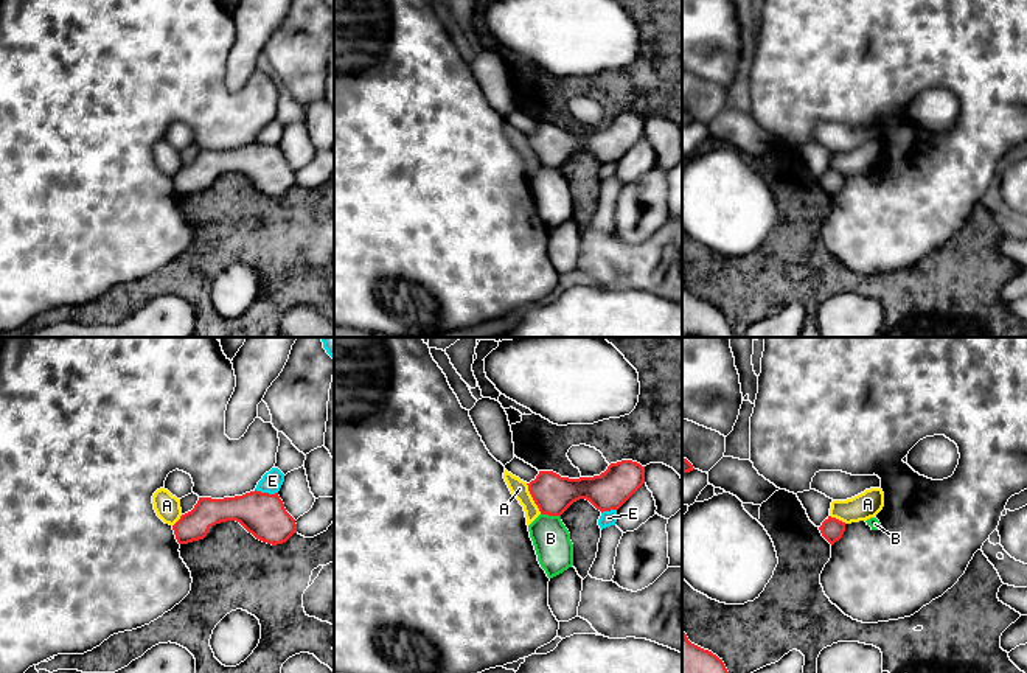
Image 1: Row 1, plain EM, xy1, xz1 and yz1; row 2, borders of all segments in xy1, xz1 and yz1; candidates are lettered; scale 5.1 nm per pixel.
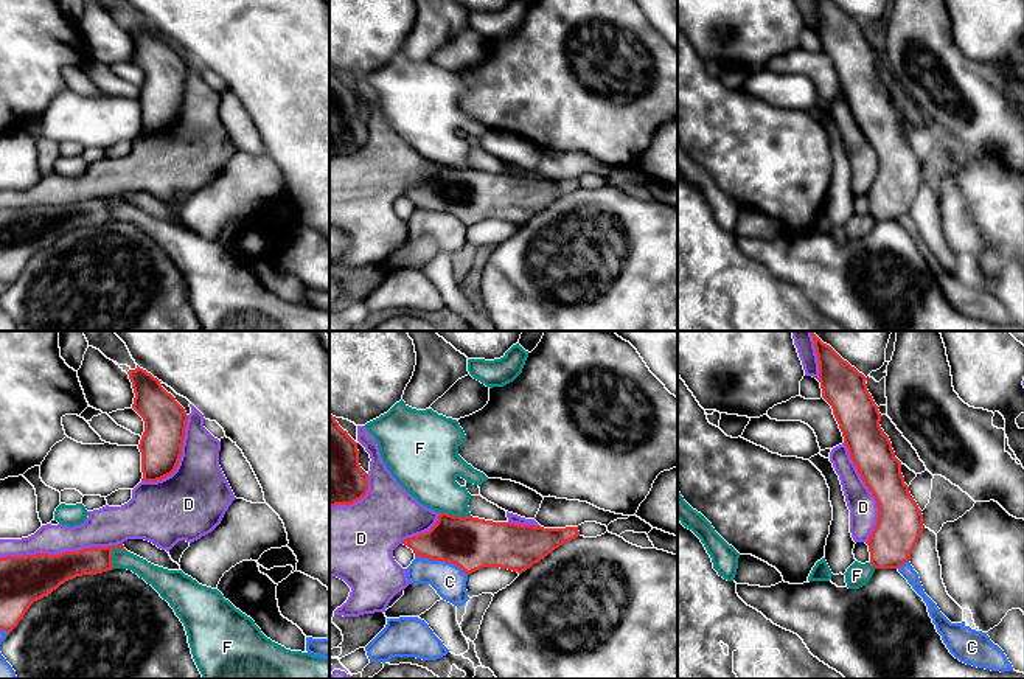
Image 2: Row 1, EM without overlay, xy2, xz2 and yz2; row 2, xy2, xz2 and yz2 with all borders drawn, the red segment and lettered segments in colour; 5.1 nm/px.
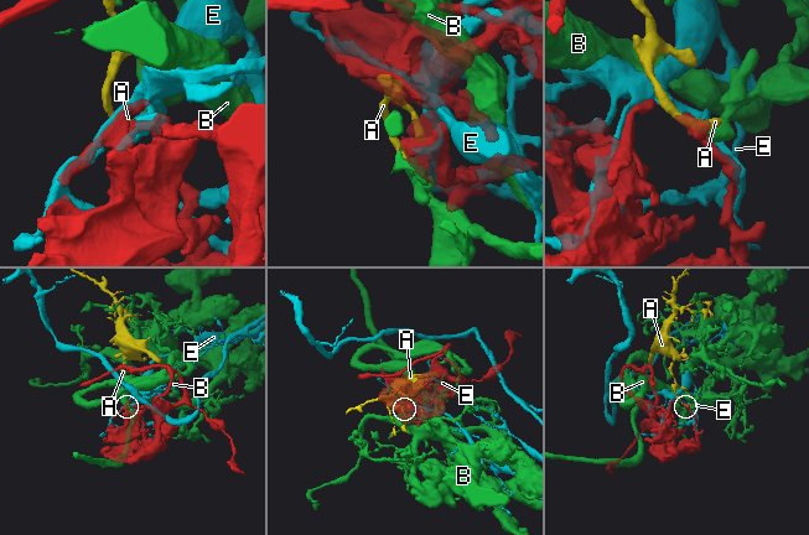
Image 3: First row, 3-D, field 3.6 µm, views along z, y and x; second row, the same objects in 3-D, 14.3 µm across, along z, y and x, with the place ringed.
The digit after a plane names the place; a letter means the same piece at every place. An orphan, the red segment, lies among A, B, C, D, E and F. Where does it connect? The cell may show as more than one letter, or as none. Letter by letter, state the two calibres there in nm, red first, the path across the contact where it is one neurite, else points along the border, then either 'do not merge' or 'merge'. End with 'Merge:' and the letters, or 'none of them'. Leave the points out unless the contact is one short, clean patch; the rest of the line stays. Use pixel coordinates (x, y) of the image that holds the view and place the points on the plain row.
A: 200/90 nm | along xz1 (525, 135), (541, 165) | do not merge
B: 200/190 nm | do not merge
C: 280/170 nm | do not merge
D: 260/190 nm | merge
E: 240/110 nm | do not merge
F: 150/100 nm | do not merge
Merge: D

